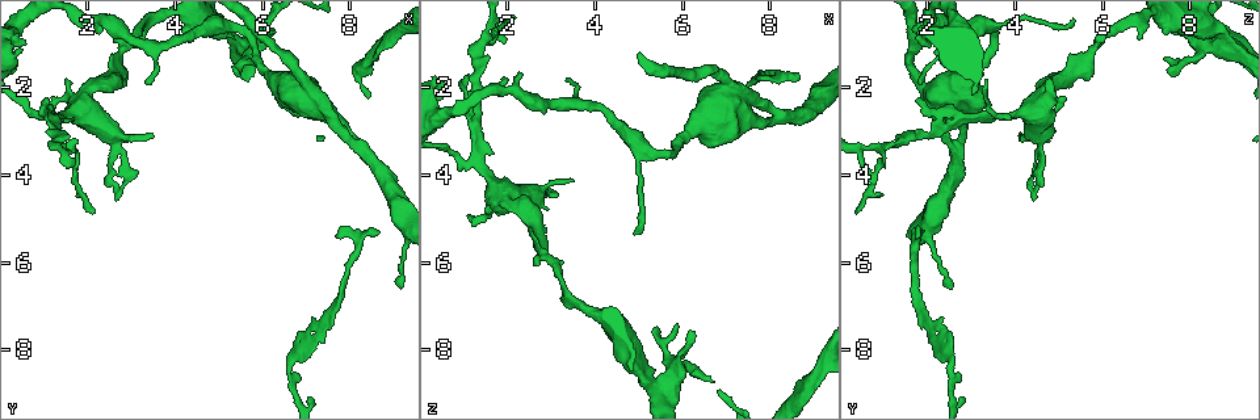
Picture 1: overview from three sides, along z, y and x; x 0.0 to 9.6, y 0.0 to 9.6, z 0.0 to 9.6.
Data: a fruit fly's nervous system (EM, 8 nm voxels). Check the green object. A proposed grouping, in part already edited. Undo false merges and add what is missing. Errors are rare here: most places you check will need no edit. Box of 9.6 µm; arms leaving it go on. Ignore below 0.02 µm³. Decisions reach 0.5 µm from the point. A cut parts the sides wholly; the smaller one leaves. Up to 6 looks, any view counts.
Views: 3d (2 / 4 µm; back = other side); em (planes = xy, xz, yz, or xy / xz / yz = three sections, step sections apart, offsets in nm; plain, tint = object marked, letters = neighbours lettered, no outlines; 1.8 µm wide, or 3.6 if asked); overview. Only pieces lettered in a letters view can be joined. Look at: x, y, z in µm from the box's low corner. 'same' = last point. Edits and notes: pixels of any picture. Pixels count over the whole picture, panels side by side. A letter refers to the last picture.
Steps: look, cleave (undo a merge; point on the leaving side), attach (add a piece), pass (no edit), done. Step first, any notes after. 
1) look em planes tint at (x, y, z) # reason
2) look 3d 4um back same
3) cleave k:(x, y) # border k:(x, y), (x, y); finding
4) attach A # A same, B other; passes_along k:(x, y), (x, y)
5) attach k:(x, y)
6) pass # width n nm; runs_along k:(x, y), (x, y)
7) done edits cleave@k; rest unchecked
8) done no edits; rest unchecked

look 3d 4um at (1.25, 2.70, 3.15) # a fork

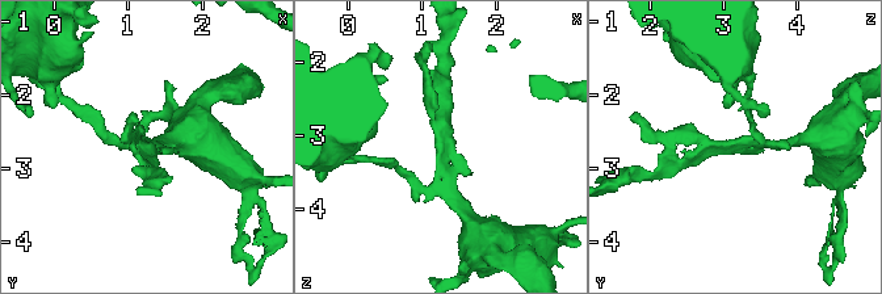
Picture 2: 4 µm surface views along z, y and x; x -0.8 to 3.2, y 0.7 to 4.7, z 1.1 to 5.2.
look em xz step 8 tint at (1.30, 2.65, 3.15)

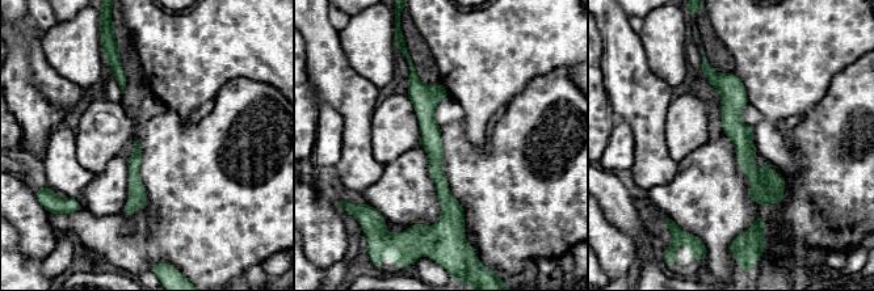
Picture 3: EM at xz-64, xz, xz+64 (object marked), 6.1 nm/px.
look em xz step 8 letters same # see the neighbours

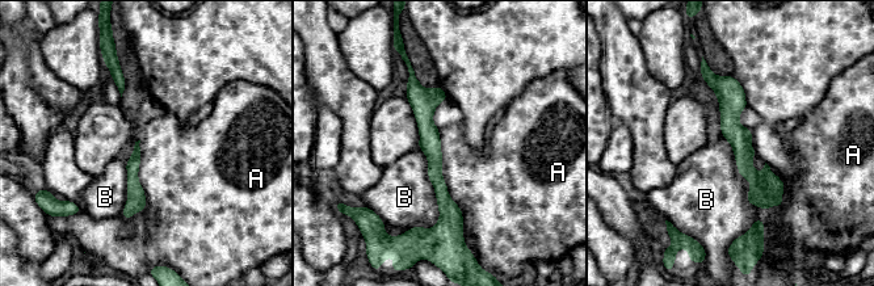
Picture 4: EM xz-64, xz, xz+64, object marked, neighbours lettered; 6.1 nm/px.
pass # width 90 nm; A other, B other; runs_along 4:(411, 79), (424, 102), (446, 226); one neuron here

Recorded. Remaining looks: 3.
look em 3.6um planes tint at (7.15, 2.40, 2.40) # sudden change in width

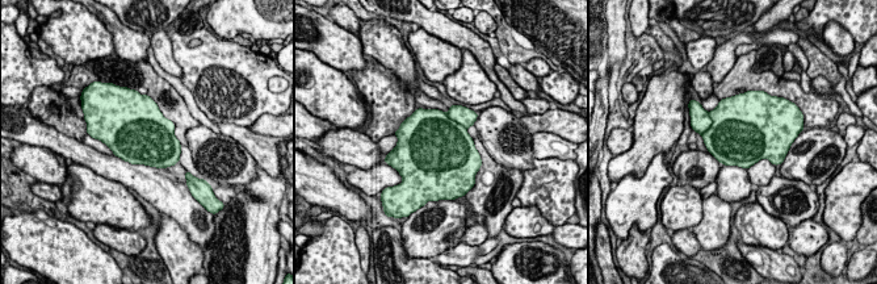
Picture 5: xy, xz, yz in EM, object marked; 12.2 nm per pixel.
look em 3.6um planes letters same

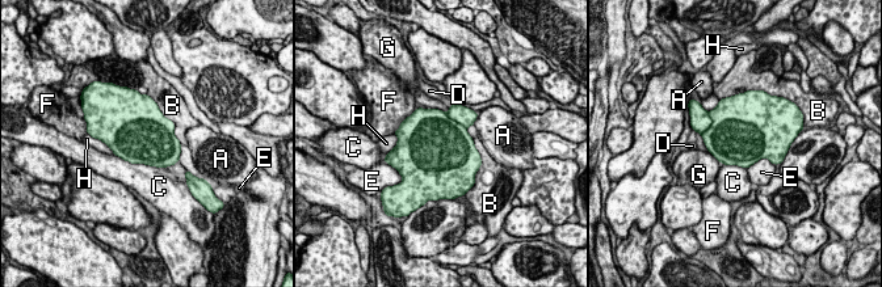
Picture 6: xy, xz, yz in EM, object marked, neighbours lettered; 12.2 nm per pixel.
pass # longest_contact B 700 nm; A other, B other, C other, D other, E other, F other, G other, H other; continuous, no second neuron

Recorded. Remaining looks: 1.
done no edits; rest unchecked

